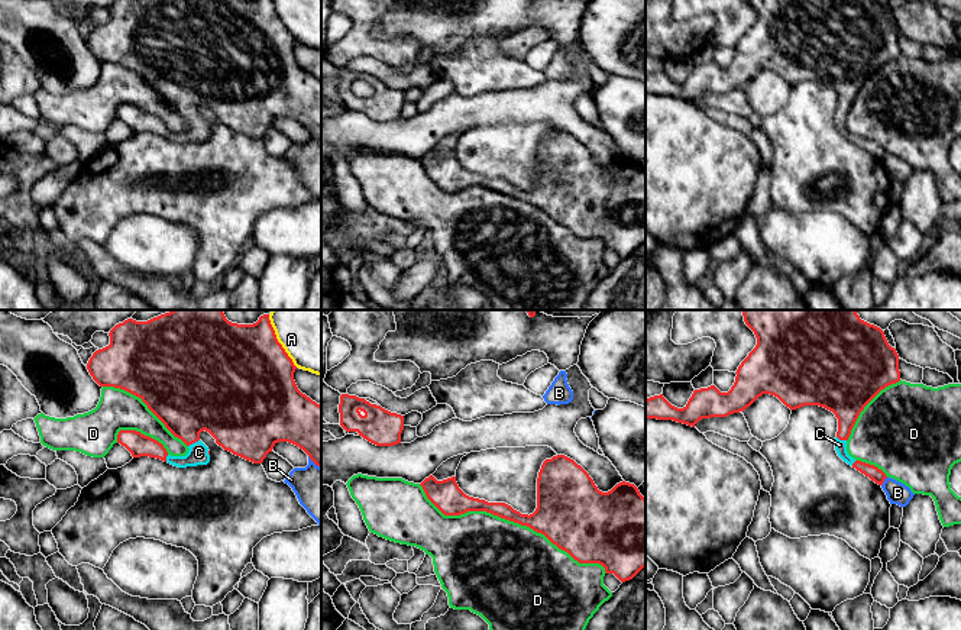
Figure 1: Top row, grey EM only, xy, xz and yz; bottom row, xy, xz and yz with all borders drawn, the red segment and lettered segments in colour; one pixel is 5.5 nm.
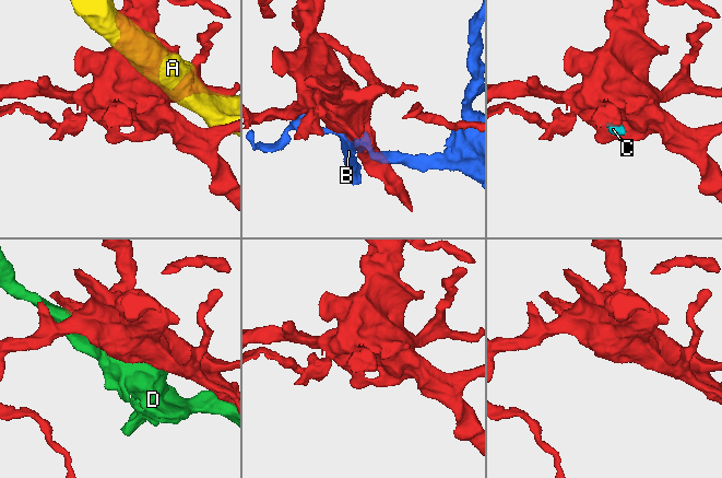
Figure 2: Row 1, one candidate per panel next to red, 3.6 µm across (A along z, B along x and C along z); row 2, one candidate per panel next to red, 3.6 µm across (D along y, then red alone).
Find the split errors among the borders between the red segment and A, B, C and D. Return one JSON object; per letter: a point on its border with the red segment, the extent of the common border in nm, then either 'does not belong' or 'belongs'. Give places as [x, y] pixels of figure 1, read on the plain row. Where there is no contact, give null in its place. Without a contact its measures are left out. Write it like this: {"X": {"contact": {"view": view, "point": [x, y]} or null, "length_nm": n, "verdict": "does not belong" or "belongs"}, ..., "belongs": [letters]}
{"A": {"contact": {"view": "xy", "point": [281, 22]}, "length_nm": 280, "verdict": "does not belong"}, "B": {"contact": {"view": "yz", "point": [883, 157]}, "length_nm": 70, "verdict": "does not belong"}, "C": {"contact": {"view": "xy", "point": [193, 118]}, "length_nm": 80, "verdict": "belongs"}, "D": {"contact": {"view": "xz", "point": [511, 196]}, "length_nm": 1150, "verdict": "does not belong"}, "belongs": ["C"]}

